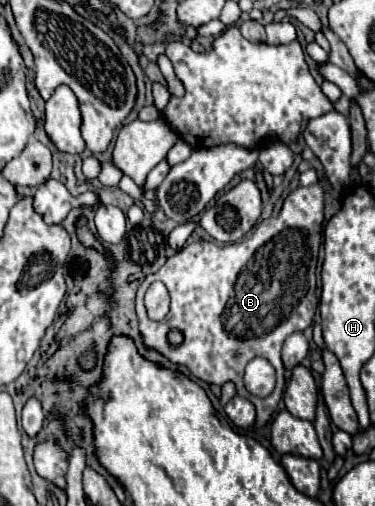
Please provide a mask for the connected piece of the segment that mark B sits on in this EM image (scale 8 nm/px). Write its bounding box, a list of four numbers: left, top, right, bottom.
[137,179,327,427]

